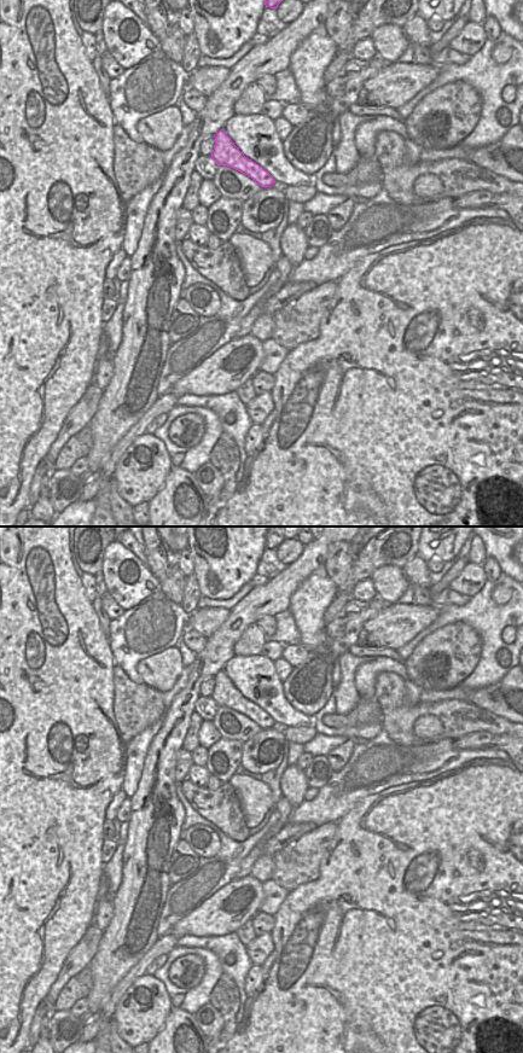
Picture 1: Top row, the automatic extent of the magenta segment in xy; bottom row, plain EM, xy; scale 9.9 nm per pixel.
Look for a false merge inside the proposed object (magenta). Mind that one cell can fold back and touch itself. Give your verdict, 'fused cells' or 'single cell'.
single cell

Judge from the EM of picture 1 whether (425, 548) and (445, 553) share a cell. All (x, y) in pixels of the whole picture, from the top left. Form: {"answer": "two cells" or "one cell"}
{"answer": "one cell"}

